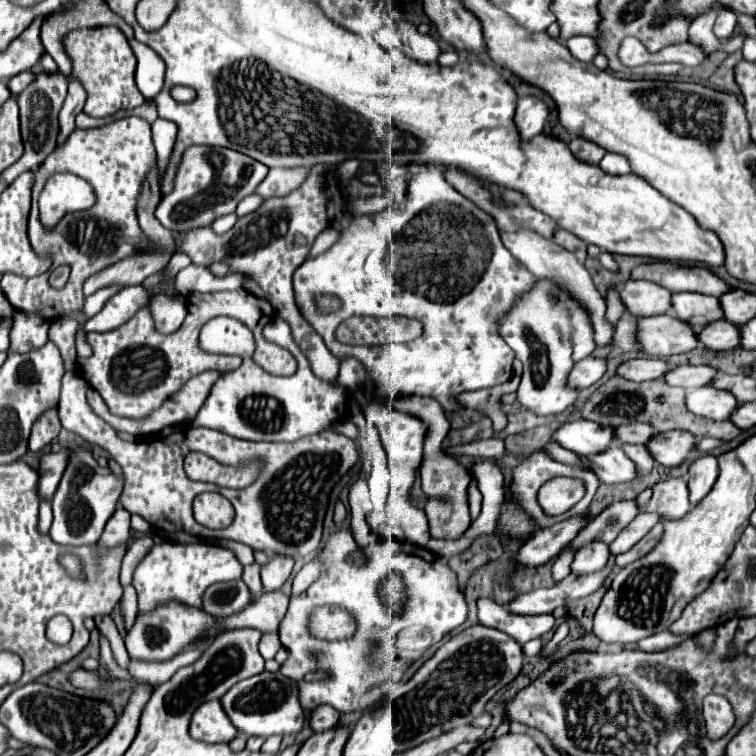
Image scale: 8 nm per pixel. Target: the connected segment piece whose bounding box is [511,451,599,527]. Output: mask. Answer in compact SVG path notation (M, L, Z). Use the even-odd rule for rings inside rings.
M535 451L535 453L531 453L525 461L521 461L521 463L511 471L511 475L513 475L511 489L517 493L519 503L525 507L525 511L527 511L529 515L533 515L533 517L537 519L537 523L539 523L541 527L551 527L551 525L555 525L555 523L559 523L559 521L563 521L563 519L567 519L567 517L571 517L571 515L581 515L581 513L585 513L585 511L589 509L589 505L591 505L591 499L593 499L597 487L599 487L599 479L593 475L593 471L591 471L589 467L585 467L585 465L565 465L565 463L559 463L559 461L551 459L545 451ZM555 475L571 475L571 477L577 477L577 479L585 481L585 489L587 489L587 491L585 491L585 497L583 497L575 507L571 507L567 513L557 515L557 517L551 517L551 515L547 515L547 513L541 509L541 505L539 505L539 501L537 501L537 491L539 491L539 481L549 481L549 479L553 479Z

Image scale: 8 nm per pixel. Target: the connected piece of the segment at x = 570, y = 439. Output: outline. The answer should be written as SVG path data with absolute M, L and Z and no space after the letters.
M587 419L565 423L553 437L561 447L575 451L581 457L603 453L617 441L613 427L603 427Z

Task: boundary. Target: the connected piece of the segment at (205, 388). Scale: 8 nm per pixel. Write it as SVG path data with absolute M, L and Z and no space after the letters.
M205 371L201 373L201 379L189 379L177 393L173 393L159 409L155 409L151 415L143 417L143 419L125 419L125 417L119 417L119 415L113 415L105 401L97 395L95 389L87 389L87 403L91 405L91 409L95 411L95 415L99 415L101 419L105 419L107 423L111 423L111 427L115 427L115 431L127 431L127 433L133 433L133 435L151 435L151 433L159 433L161 429L169 427L169 425L179 425L179 423L191 423L191 419L197 415L199 407L203 405L203 401L207 399L215 379L219 377L219 371Z

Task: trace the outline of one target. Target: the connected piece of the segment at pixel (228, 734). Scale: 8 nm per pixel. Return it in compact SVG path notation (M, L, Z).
M219 701L205 703L195 711L189 733L199 741L209 743L231 743L239 735L237 727L231 723Z

